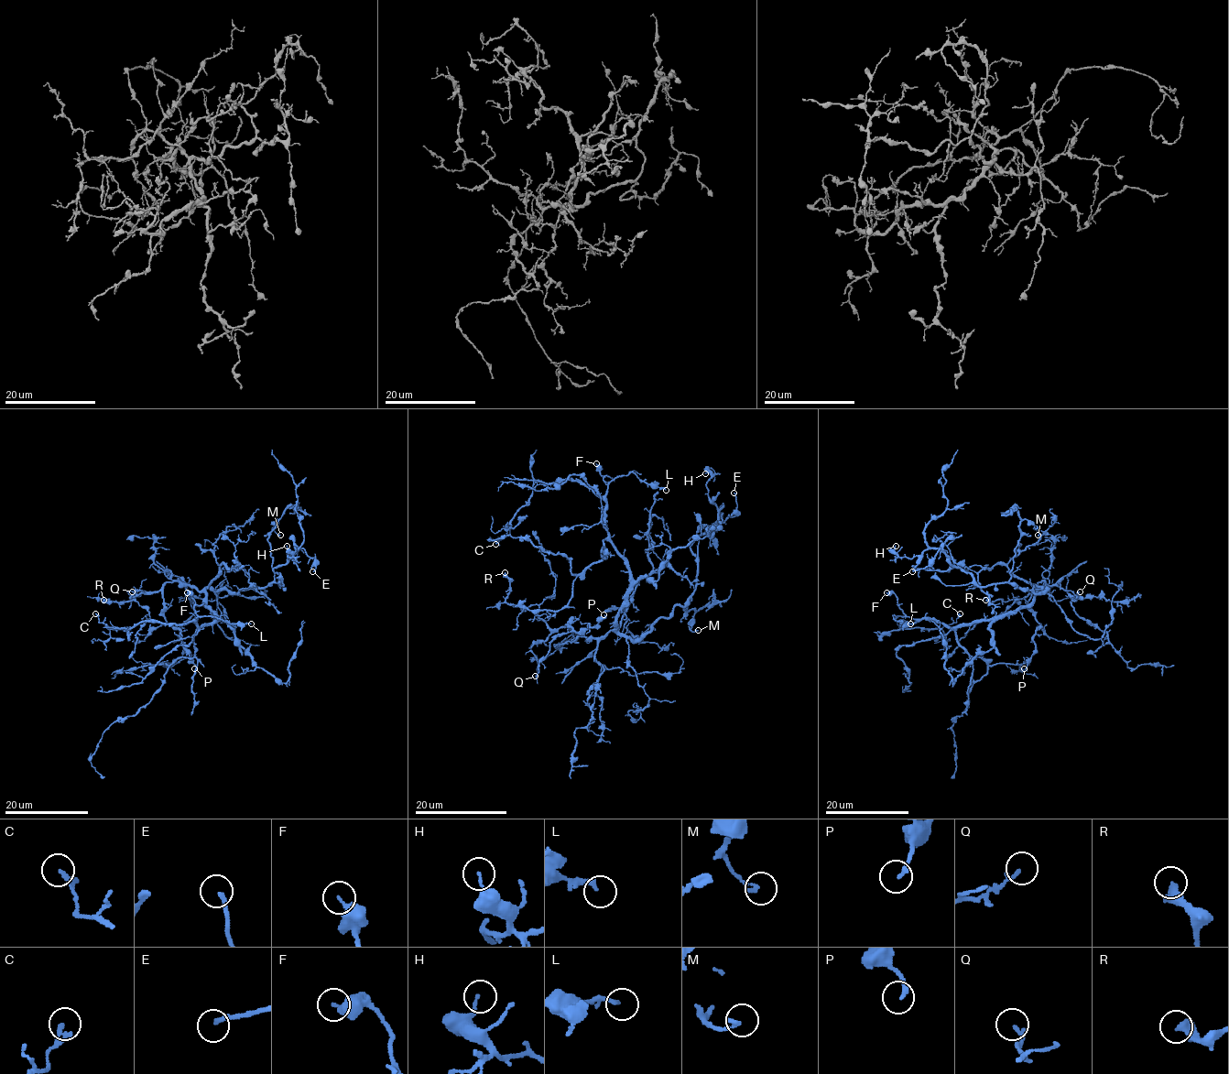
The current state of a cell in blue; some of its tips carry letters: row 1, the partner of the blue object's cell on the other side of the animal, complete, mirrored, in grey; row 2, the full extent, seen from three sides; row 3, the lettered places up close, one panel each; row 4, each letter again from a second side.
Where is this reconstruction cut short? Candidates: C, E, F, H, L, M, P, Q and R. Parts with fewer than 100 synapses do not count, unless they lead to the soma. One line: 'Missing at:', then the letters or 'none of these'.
Missing at: none of these

